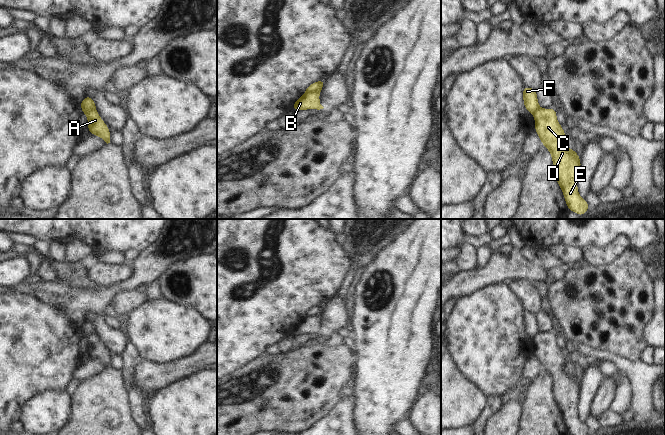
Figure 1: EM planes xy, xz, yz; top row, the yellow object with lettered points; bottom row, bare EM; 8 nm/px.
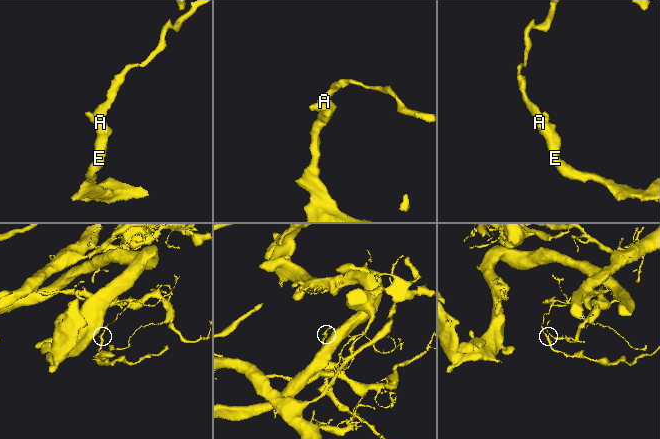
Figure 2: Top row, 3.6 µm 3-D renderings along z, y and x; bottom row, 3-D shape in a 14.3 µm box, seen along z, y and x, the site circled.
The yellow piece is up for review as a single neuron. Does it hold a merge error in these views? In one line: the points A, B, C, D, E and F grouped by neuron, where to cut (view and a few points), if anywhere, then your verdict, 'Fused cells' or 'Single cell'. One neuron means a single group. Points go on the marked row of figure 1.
Groups: A B C D E / F. Split along xz (319, 91), (306, 93). Fused cells

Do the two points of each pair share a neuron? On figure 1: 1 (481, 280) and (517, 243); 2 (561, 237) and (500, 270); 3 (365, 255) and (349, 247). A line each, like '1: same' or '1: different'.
1: same
2: different
3: same

